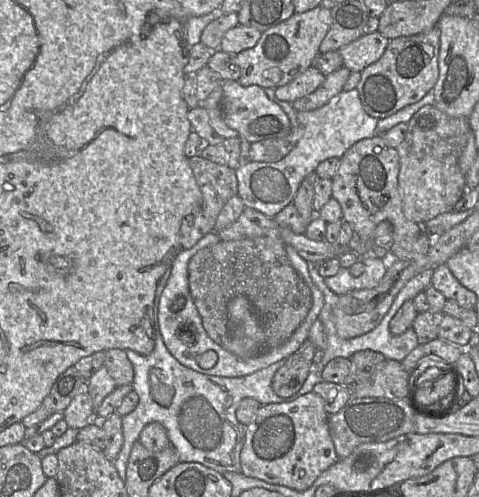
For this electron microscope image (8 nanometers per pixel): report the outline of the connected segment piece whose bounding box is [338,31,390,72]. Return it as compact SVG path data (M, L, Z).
M377 31L361 36L338 50L343 58L343 67L351 72L363 71L382 57L389 41Z

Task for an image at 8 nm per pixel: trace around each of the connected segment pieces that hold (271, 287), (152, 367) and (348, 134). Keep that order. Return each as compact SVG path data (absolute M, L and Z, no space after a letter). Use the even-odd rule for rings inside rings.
M261 236L220 240L200 249L189 261L189 289L207 335L220 346L227 336L227 307L236 295L245 295L254 305L266 334L266 350L288 339L307 317L312 296L301 275L289 262L279 237Z
M158 324L155 332L155 345L148 355L132 350L124 350L134 368L132 390L137 393L139 402L136 408L121 417L123 445L113 462L120 478L125 480L126 467L134 443L140 432L149 423L158 422L166 429L170 444L177 450L181 462L197 462L223 475L226 472L241 472L240 454L245 442L246 426L236 418L240 402L253 398L261 405L291 402L306 393L313 392L317 383L322 382L321 372L314 371L318 364L312 364L309 375L300 389L292 397L278 396L272 389L272 379L285 360L242 377L220 377L206 375L182 365L167 349ZM164 384L174 388L174 396L167 407L158 404L151 396L151 386Z
M342 91L324 106L312 110L298 112L297 122L303 128L303 135L289 154L278 162L248 161L235 169L239 196L246 207L252 208L267 217L274 218L283 208L292 203L302 180L317 166L329 158L341 158L356 142L372 138L377 134L378 119L368 115L361 103L358 91Z

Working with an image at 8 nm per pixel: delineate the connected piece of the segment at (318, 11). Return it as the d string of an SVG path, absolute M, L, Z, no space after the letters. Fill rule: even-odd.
M318 6L303 13L295 13L286 21L262 32L257 44L235 55L241 70L238 83L242 86L258 85L264 89L284 86L315 64L320 44L331 24L330 9Z

